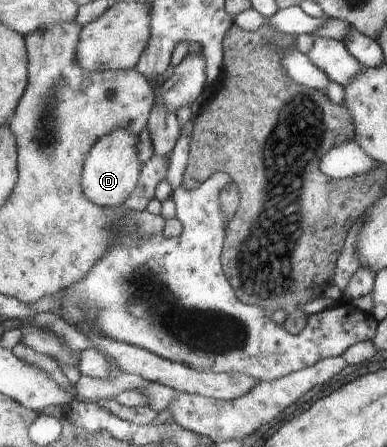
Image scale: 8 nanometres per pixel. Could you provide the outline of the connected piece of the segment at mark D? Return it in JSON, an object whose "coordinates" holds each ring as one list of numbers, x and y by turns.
{"coordinates":[[115,129,91,149,87,156,85,165,83,165,83,174,81,177,81,187,87,199,99,207,119,207,124,206,127,199,131,198,131,193,135,191,139,177,142,175,141,159,137,151,137,143,140,137,135,135,129,129]]}

